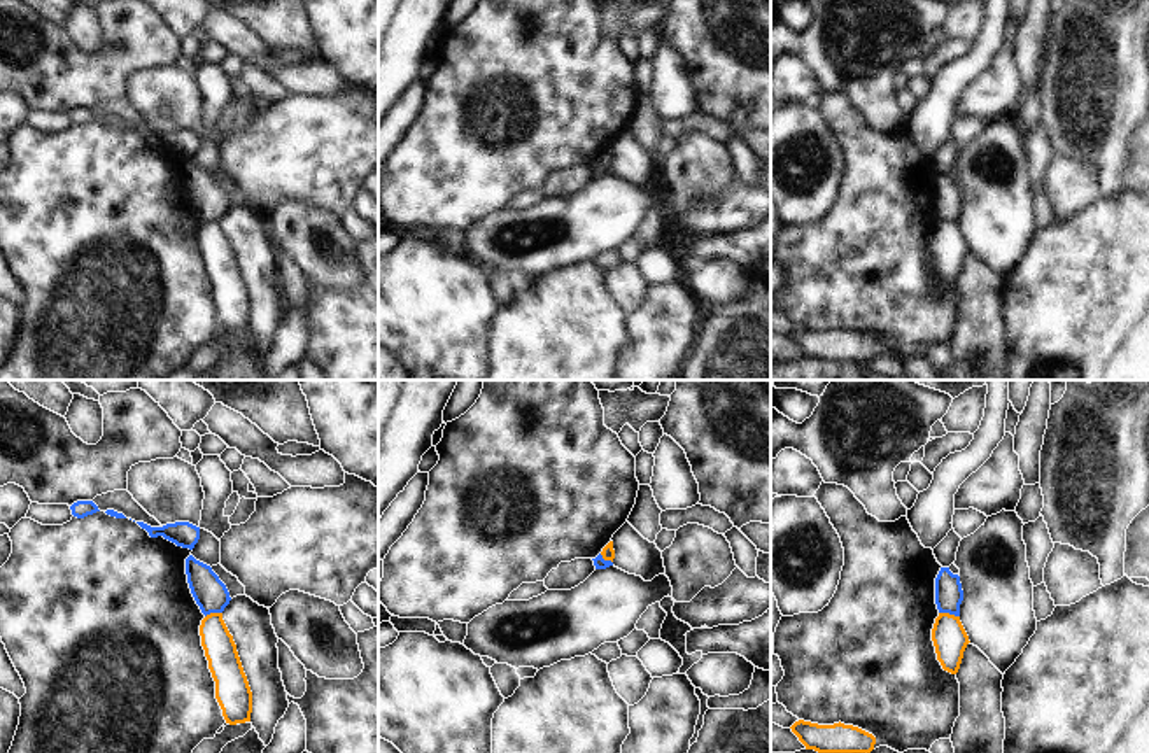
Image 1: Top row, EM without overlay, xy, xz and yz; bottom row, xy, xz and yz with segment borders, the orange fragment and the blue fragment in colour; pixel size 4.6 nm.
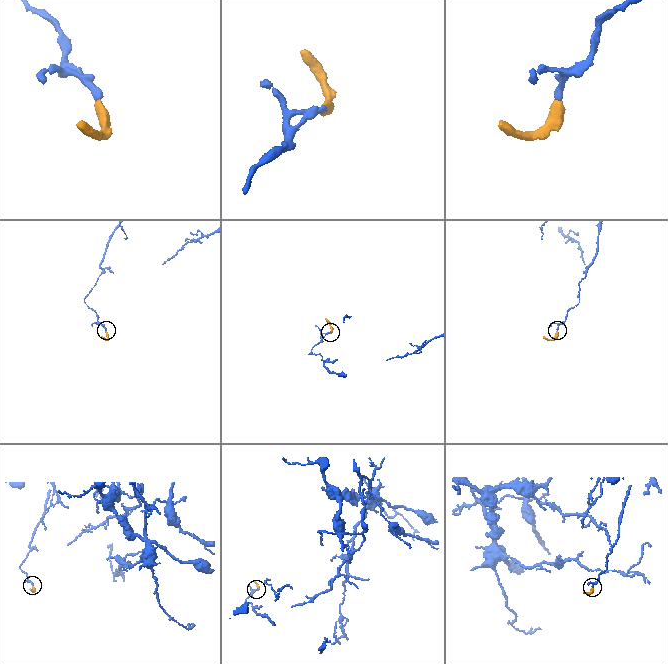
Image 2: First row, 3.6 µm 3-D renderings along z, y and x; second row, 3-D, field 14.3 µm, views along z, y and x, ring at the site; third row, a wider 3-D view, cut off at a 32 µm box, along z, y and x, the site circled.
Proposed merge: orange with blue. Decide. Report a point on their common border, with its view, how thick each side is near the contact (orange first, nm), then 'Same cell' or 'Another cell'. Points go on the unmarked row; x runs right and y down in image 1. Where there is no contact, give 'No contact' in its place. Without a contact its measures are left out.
Touches orange at yz (948, 221). Thickness 160 nm (orange) against 130 nm. Another cell

